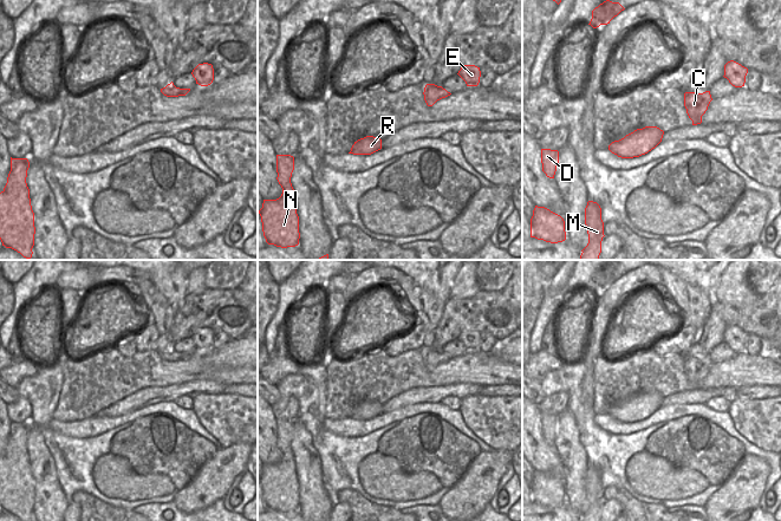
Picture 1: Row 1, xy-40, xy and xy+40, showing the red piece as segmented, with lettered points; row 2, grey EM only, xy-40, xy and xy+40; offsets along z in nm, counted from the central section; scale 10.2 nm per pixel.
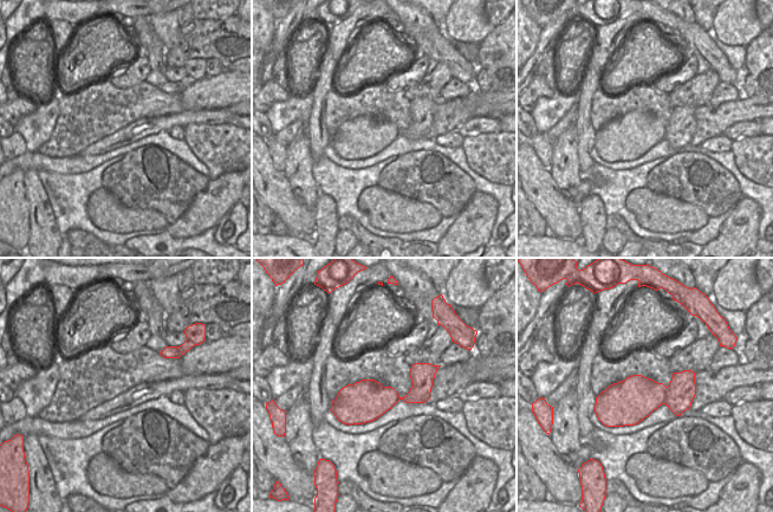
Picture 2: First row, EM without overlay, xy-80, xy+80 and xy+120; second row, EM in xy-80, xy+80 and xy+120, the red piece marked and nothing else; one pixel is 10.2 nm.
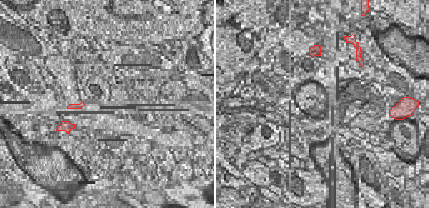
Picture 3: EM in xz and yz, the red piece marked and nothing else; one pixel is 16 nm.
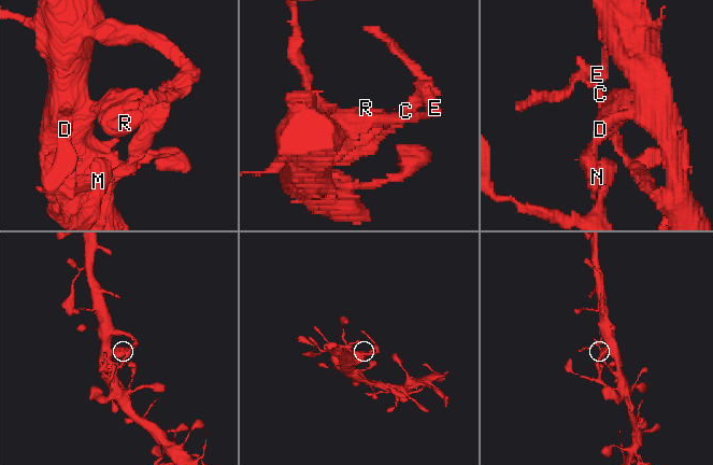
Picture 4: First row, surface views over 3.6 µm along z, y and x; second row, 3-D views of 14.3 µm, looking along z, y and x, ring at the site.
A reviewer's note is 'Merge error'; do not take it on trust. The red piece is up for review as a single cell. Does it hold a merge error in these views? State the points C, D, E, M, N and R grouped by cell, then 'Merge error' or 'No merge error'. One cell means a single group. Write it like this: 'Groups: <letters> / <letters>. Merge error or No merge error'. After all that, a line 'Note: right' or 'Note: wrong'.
Groups: C D E M N R. No merge error
Note: wrong

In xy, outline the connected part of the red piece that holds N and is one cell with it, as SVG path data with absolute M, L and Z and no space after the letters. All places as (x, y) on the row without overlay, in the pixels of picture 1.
M276 419L276 444L282 452L282 458L276 464L263 464L262 473L259 475L266 507L281 513L295 512L300 503L299 481L291 448L293 435L293 421Z

